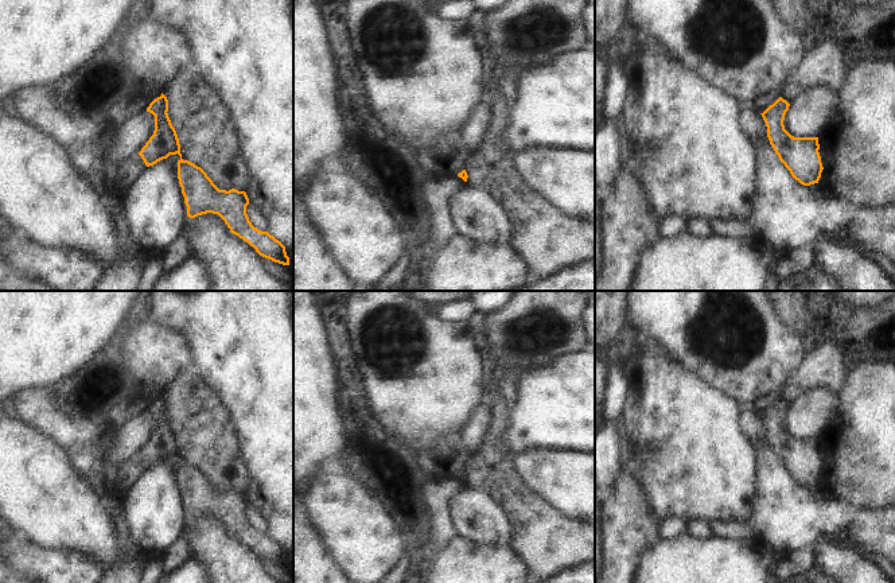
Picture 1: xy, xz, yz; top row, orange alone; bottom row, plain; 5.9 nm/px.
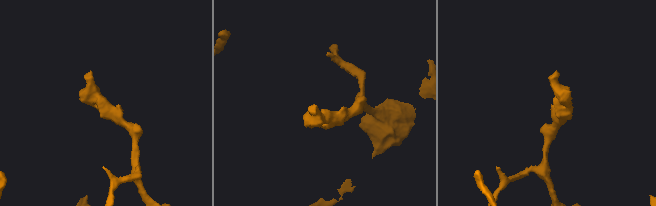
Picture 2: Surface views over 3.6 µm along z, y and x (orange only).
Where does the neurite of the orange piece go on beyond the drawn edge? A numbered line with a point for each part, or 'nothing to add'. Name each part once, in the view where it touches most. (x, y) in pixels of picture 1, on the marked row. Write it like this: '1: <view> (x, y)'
nothing to add

